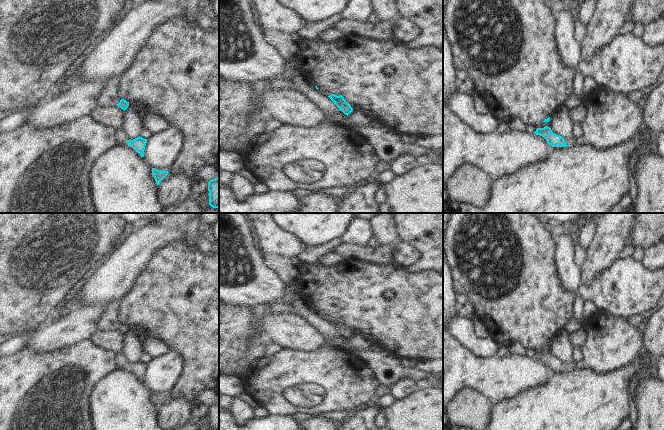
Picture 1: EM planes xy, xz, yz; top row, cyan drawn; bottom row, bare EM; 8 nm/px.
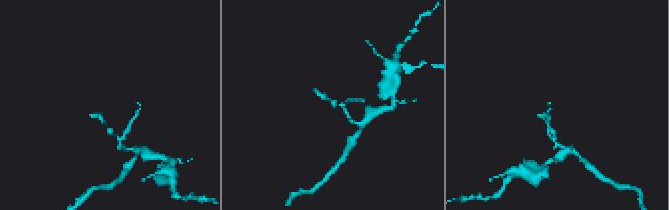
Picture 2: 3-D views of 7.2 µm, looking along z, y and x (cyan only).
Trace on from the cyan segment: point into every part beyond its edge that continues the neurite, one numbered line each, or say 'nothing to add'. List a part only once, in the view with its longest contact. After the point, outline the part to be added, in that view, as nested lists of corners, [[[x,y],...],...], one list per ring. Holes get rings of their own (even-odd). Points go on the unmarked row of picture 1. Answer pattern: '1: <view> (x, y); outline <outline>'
nothing to add

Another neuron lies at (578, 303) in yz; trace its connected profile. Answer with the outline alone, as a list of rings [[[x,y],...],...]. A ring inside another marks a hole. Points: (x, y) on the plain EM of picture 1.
[[[575,294],[575,298],[573,300],[573,316],[577,320],[582,320],[584,315],[583,307],[585,305],[585,299],[579,294]]]

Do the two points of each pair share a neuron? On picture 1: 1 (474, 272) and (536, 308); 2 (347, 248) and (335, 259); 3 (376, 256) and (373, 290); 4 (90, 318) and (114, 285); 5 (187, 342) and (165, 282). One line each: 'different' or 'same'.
1: same
2: different
3: different
4: different
5: same

